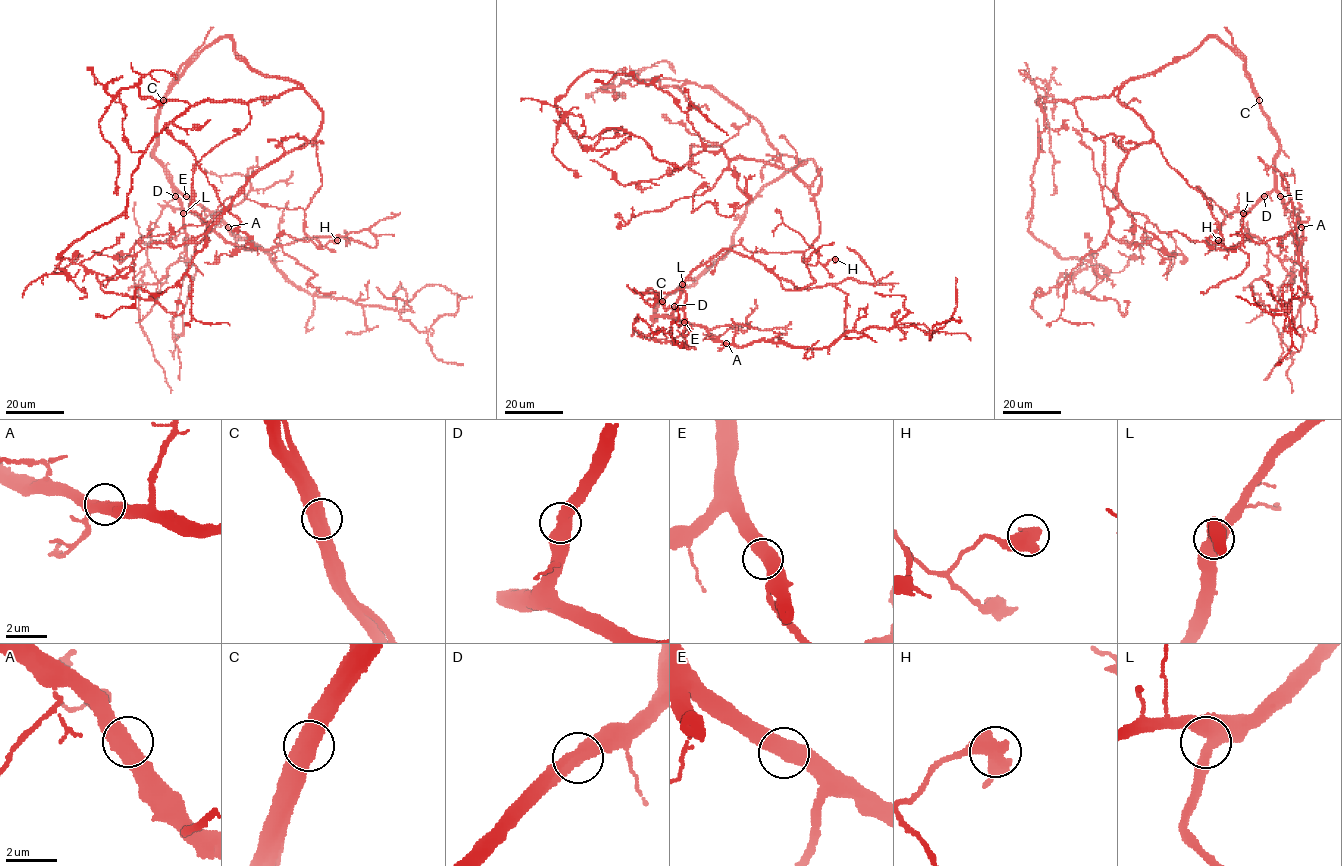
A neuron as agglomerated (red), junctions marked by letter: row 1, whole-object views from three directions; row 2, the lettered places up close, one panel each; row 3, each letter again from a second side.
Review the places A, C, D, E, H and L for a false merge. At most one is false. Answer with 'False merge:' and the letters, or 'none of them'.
False merge: none of them

